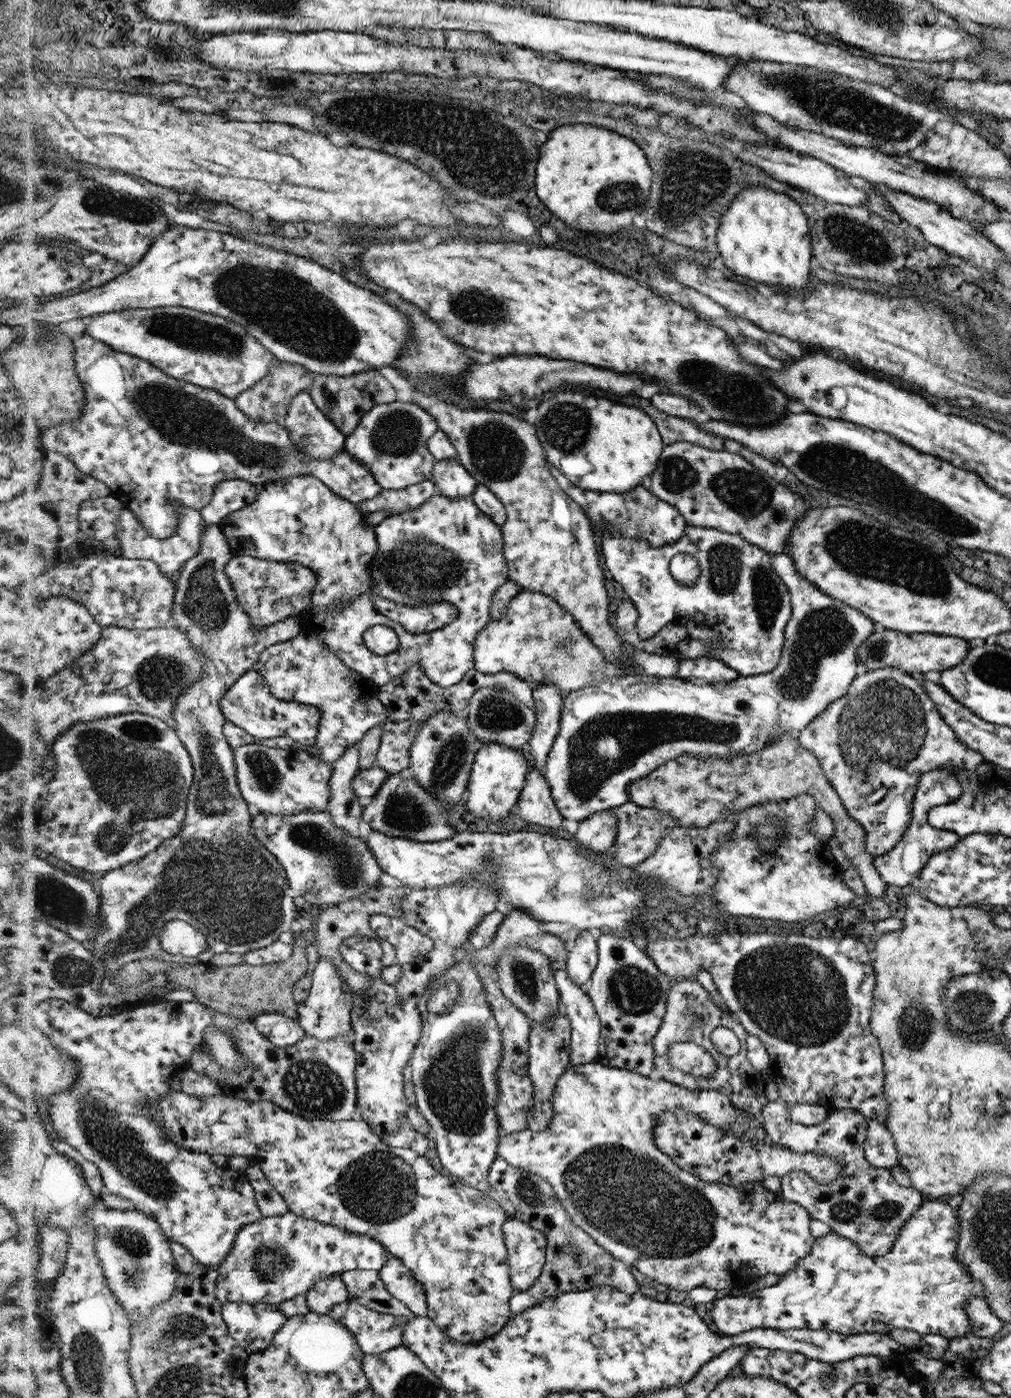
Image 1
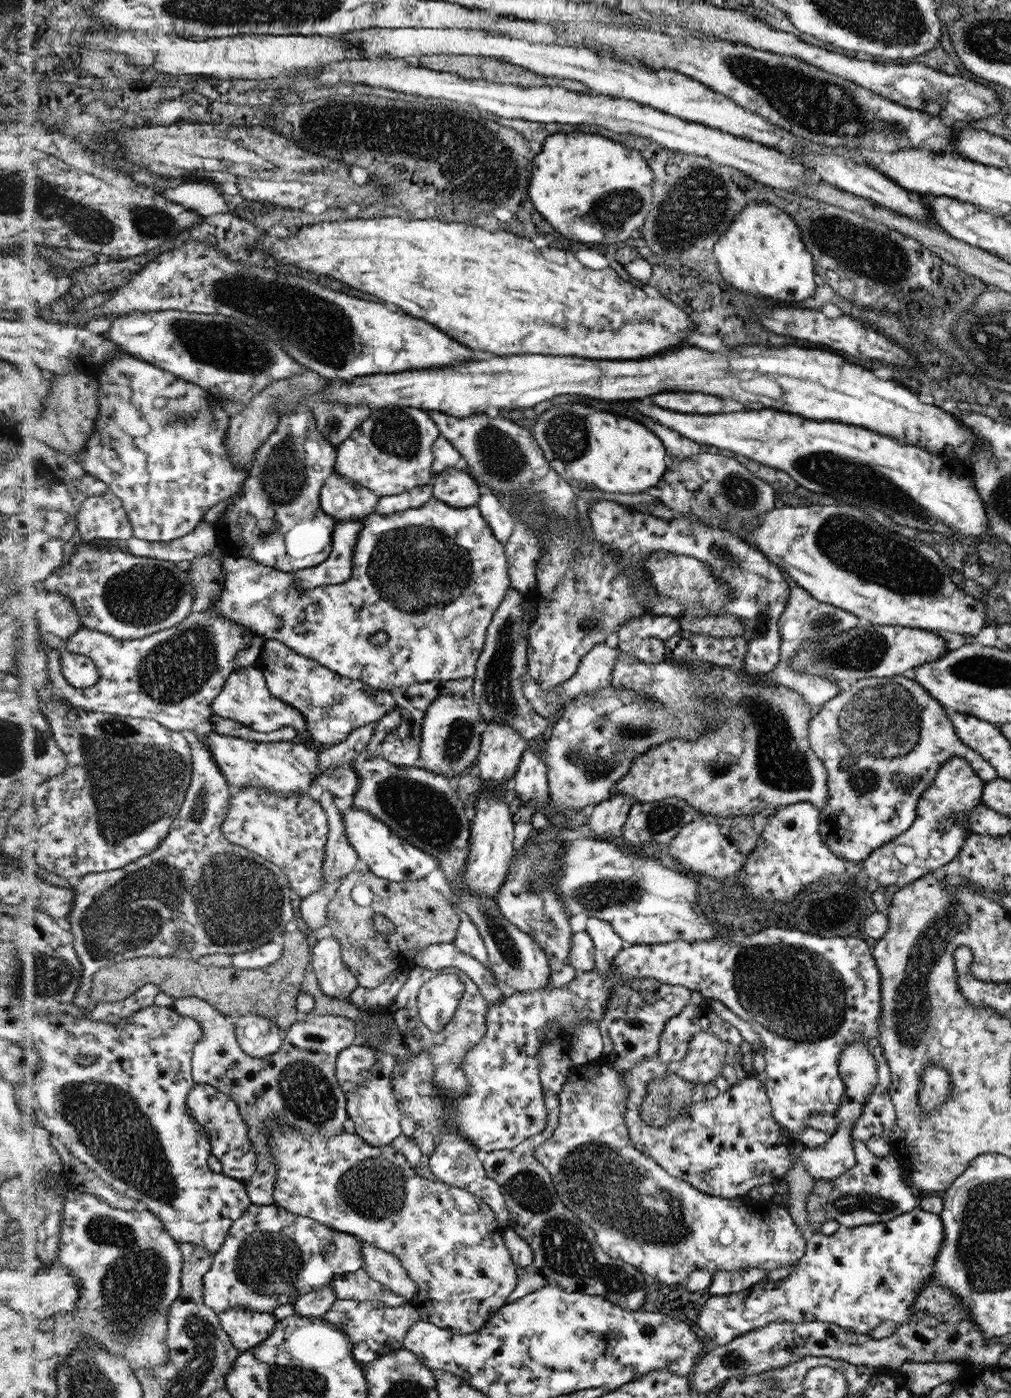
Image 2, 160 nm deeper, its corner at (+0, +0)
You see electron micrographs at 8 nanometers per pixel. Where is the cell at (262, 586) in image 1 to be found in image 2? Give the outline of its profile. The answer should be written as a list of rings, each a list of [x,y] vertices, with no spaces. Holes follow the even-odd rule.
[[[362,518],[338,523],[334,528],[333,548],[328,558],[316,567],[303,568],[292,573],[295,590],[306,594],[313,588],[345,582],[351,576],[356,532],[361,527]]]

